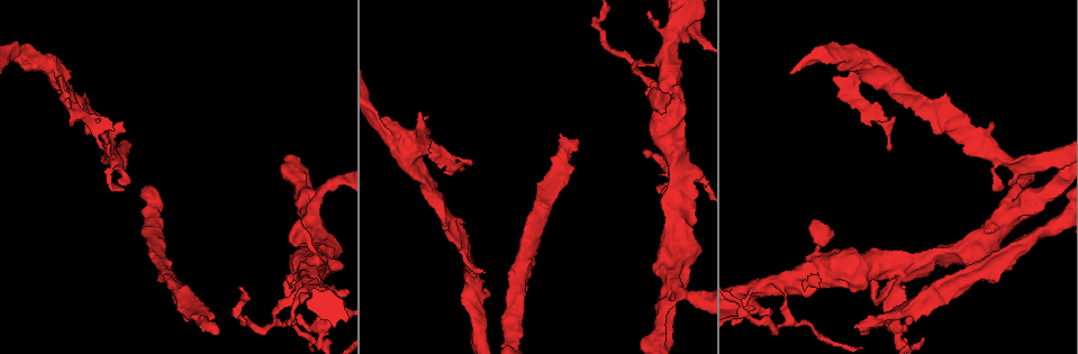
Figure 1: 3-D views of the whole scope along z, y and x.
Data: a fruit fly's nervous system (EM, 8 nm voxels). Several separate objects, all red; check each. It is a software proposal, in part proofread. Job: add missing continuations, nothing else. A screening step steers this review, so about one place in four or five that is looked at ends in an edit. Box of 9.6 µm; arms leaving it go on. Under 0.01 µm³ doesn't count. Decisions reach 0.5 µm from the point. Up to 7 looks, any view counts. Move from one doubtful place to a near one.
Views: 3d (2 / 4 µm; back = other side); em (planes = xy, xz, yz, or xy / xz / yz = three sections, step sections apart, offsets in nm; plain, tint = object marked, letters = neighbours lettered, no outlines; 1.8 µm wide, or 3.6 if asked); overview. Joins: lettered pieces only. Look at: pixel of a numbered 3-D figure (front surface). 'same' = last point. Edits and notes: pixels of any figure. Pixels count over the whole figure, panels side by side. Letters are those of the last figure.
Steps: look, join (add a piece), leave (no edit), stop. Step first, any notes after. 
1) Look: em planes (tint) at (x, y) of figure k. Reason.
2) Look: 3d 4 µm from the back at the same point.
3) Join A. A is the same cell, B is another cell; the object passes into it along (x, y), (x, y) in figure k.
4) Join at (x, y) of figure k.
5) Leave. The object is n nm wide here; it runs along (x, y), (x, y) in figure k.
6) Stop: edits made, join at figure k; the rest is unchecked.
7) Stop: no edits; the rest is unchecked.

Look: em xz step 4 (tint) at (997, 281) of figure 1. An open end.

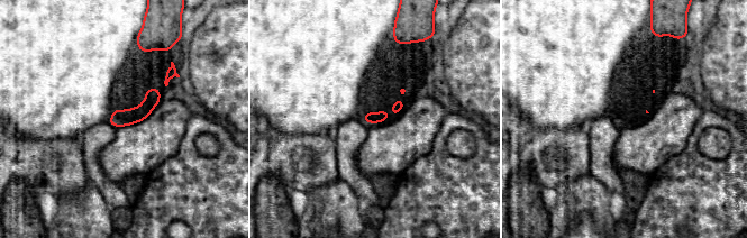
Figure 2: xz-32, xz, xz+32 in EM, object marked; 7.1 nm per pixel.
Look: em planes (letters) at the same point.

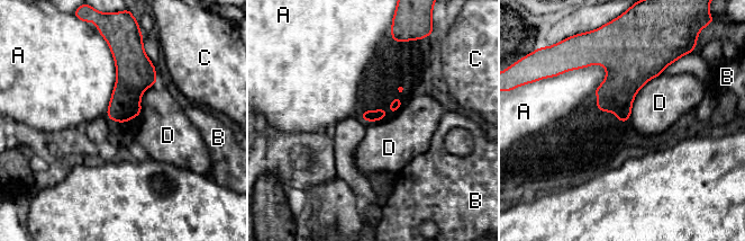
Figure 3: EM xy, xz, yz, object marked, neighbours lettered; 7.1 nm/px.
Leave. A, B, C and D are other cells; it runs along (398, 101), (387, 112), (365, 117) in figure 3; no lettered piece goes on from it.

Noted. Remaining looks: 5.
Look: em 3.6 µm planes (letters) at (934, 133) of figure 1. Free end.

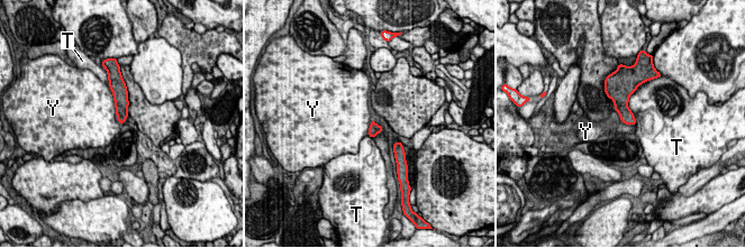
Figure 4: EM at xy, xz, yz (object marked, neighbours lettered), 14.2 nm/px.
Leave. T and Y are other cells; a border runs along (108, 85), (112, 94), (116, 112) in figure 4; none of them fits.

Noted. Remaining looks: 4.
Look: em xy step 4 (tint) at (994, 130) of figure 1. Free end.

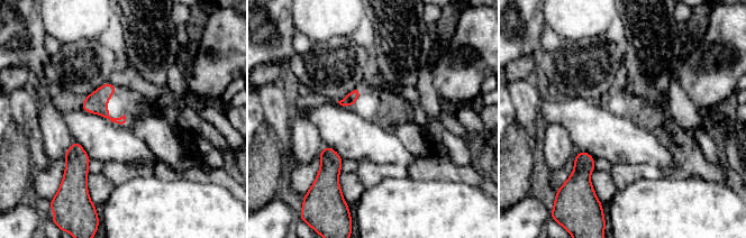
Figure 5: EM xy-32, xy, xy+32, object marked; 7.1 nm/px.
Look: em planes (letters) at the same point. Another direction.

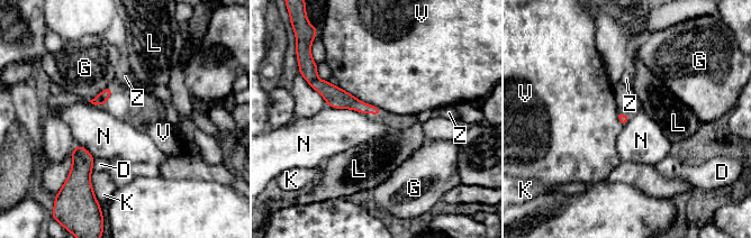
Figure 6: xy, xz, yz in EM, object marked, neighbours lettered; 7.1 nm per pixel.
Leave. D, G, K, L, N, V and Z are other cells; a border runs along (329, 106), (354, 109), (362, 113) in figure 6; no lettered piece goes on from it.

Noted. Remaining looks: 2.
Stop: no edits; the rest is unchecked.

